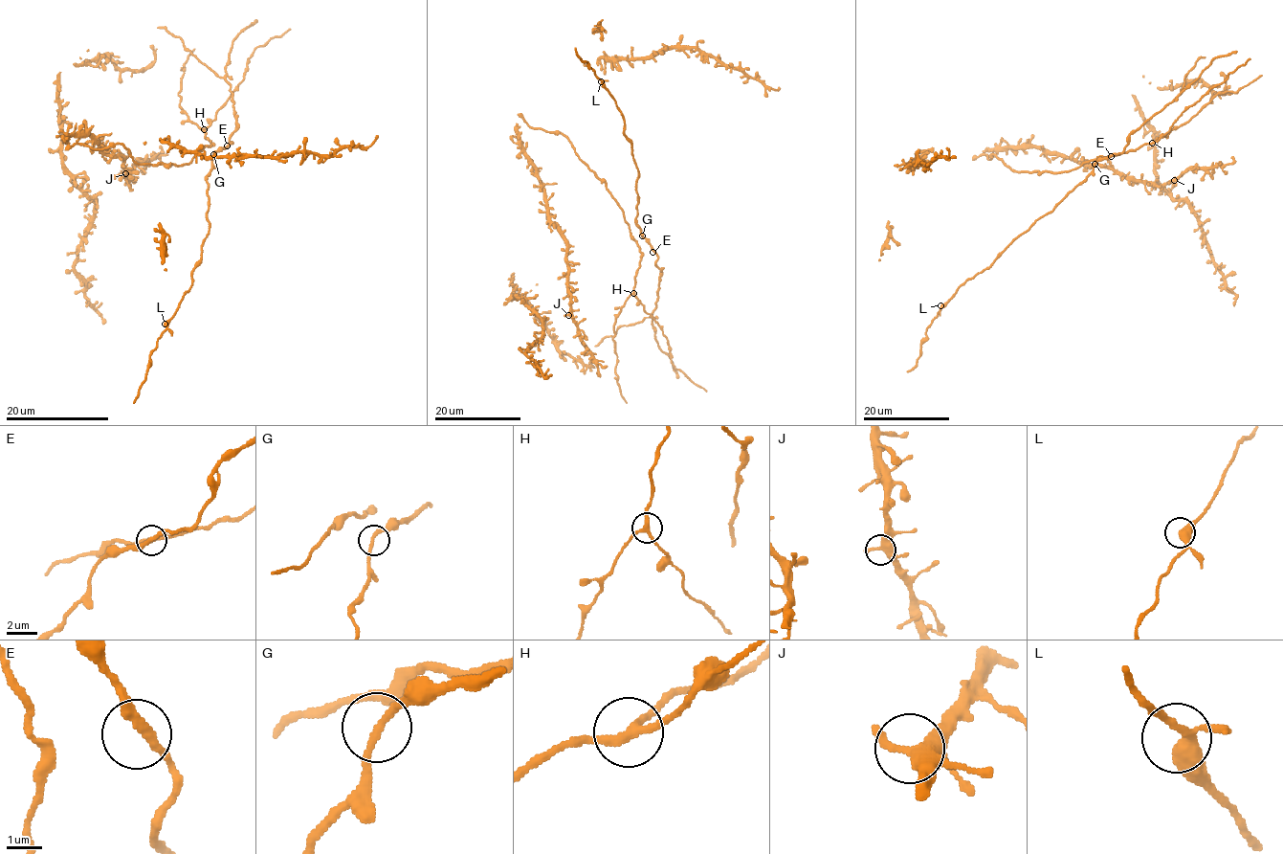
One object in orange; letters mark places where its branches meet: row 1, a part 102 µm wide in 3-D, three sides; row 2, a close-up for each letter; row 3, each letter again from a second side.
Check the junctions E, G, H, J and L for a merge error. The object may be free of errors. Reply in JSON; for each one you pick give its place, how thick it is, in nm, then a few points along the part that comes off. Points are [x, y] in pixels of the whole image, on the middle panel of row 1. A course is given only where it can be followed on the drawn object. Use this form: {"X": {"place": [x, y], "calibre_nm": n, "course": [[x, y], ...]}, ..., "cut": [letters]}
{"cut": []}

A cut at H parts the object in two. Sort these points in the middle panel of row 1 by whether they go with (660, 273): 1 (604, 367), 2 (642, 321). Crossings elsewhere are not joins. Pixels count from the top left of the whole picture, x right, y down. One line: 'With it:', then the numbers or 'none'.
With it: 1, 2

